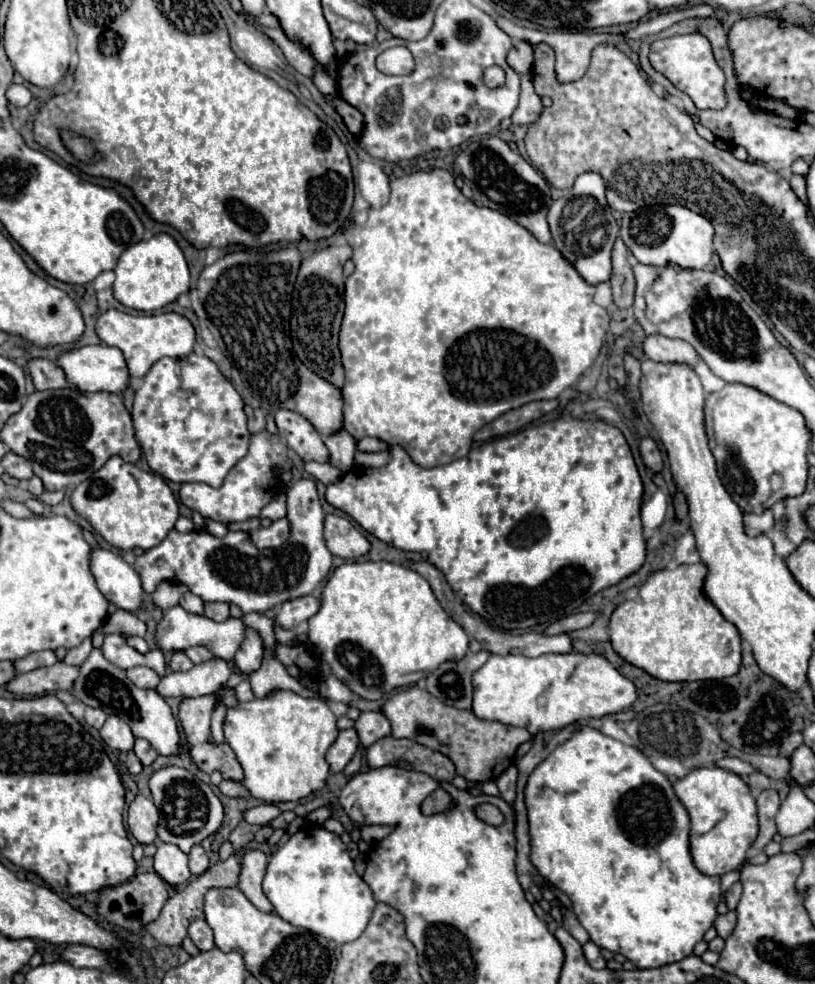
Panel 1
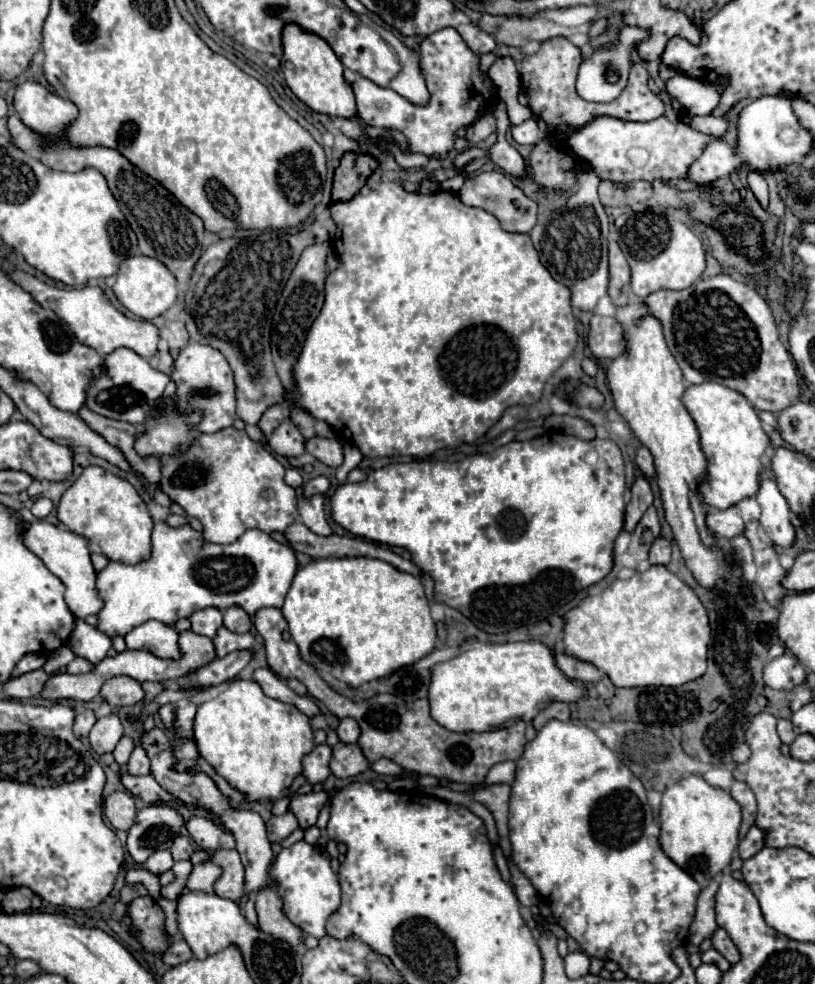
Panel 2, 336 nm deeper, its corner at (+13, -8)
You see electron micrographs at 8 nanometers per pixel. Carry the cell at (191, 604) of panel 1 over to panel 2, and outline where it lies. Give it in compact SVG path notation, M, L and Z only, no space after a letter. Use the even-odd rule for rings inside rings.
M204 608L204 610L196 610L190 616L190 624L192 624L192 632L196 634L204 634L204 636L214 636L214 632L222 626L222 612L216 608Z

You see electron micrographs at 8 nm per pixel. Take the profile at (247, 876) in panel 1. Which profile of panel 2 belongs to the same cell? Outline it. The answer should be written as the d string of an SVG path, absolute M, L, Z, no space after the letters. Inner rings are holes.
M264 886L256 894L256 914L262 932L278 936L288 944L298 944L302 940L302 930L296 928L282 912L282 900L272 886Z

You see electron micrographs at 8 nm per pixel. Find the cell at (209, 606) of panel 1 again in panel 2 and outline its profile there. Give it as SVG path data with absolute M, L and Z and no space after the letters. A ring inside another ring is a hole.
M220 626L216 636L212 638L212 642L216 646L216 656L222 658L234 650L252 650L254 636L252 634L234 634L228 628Z

